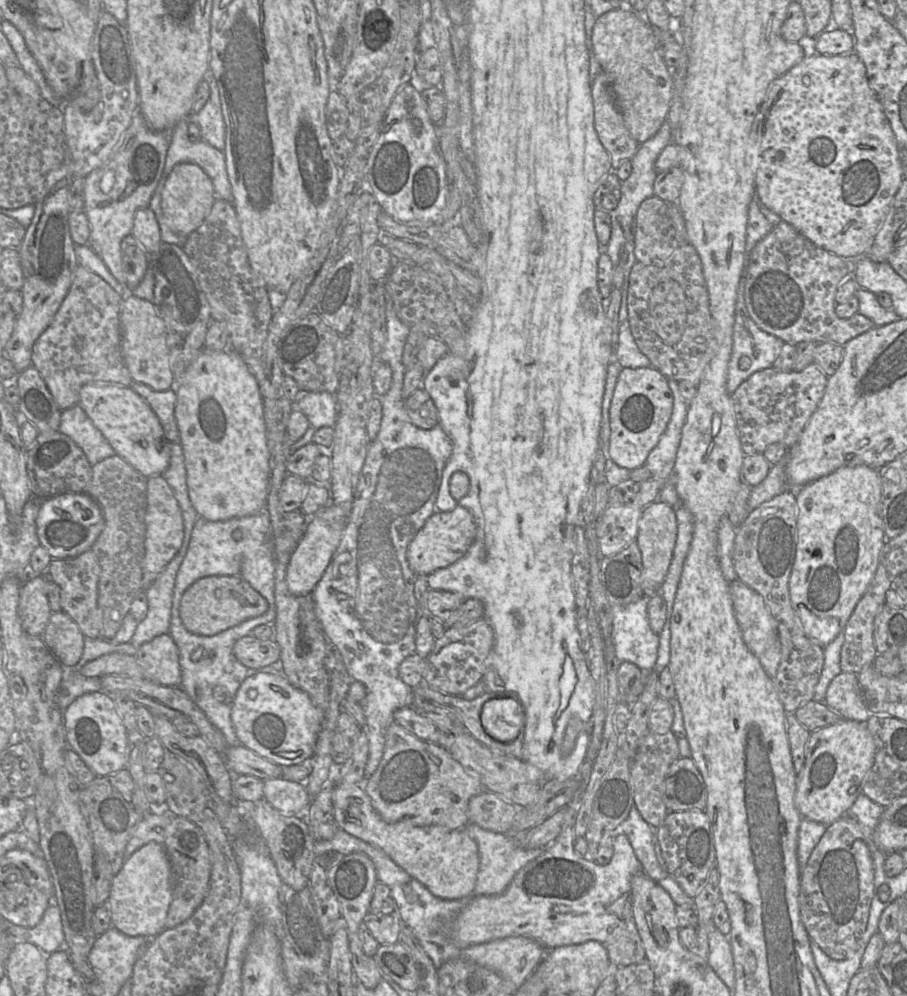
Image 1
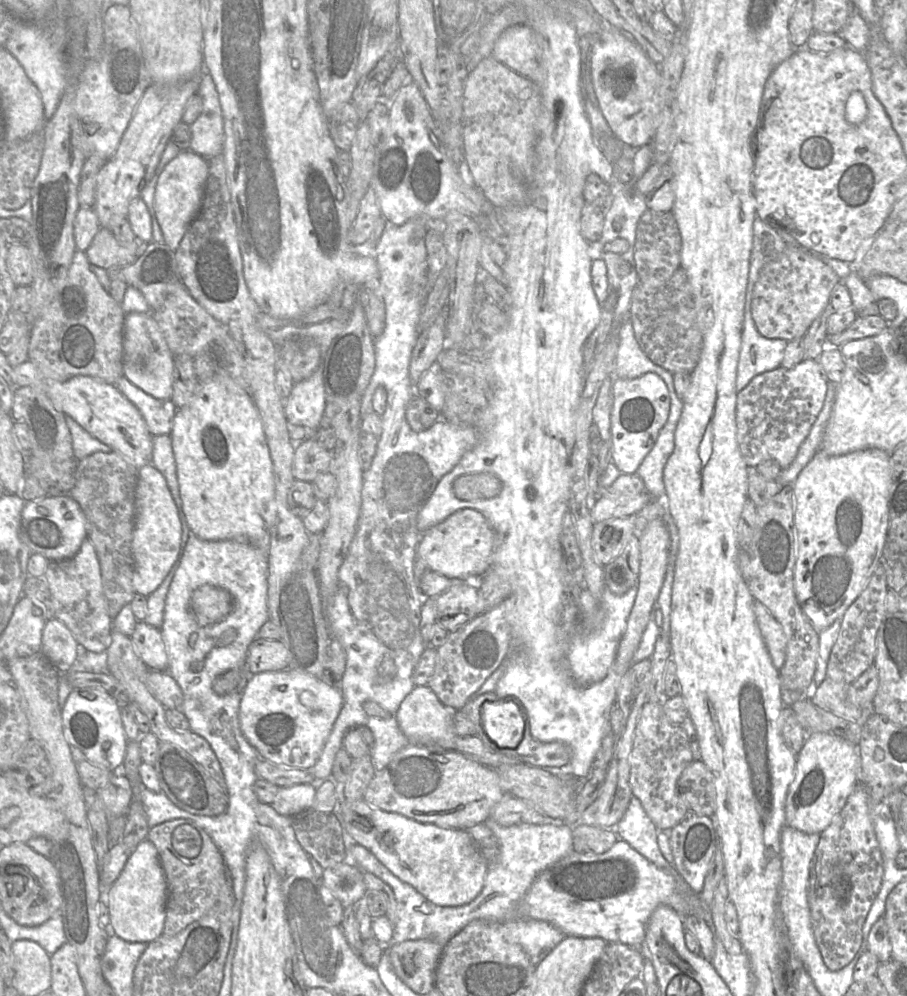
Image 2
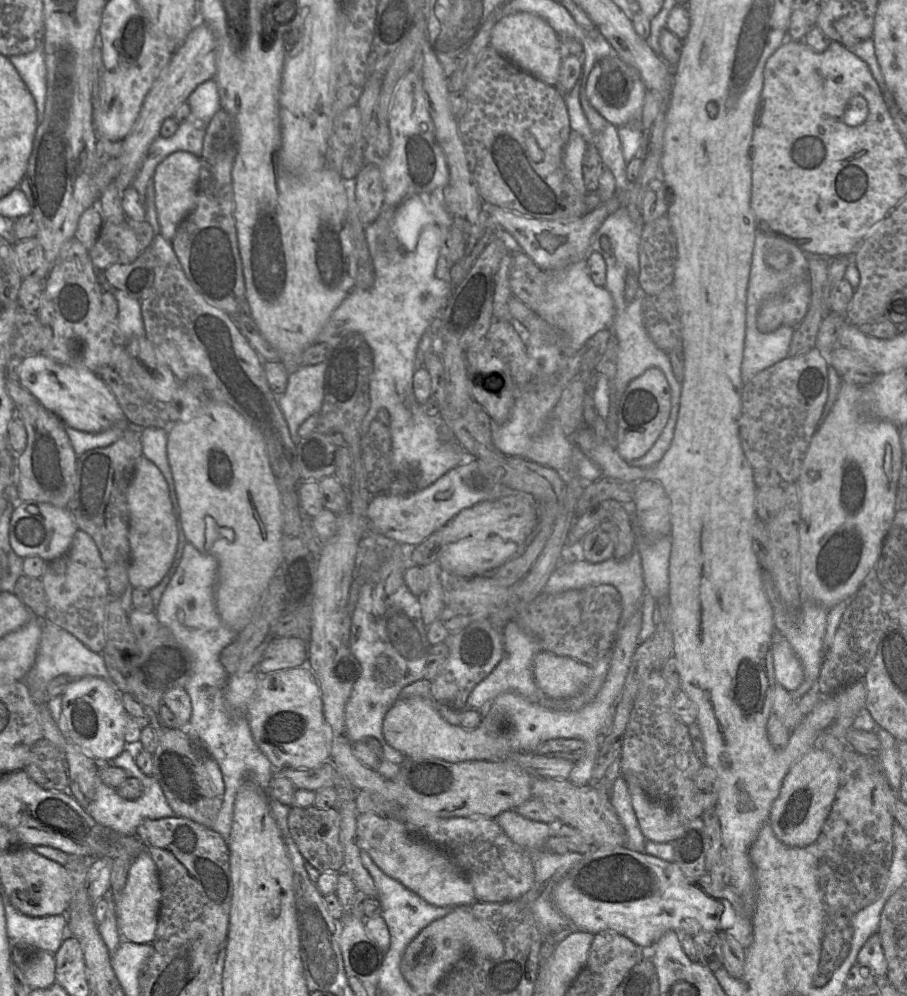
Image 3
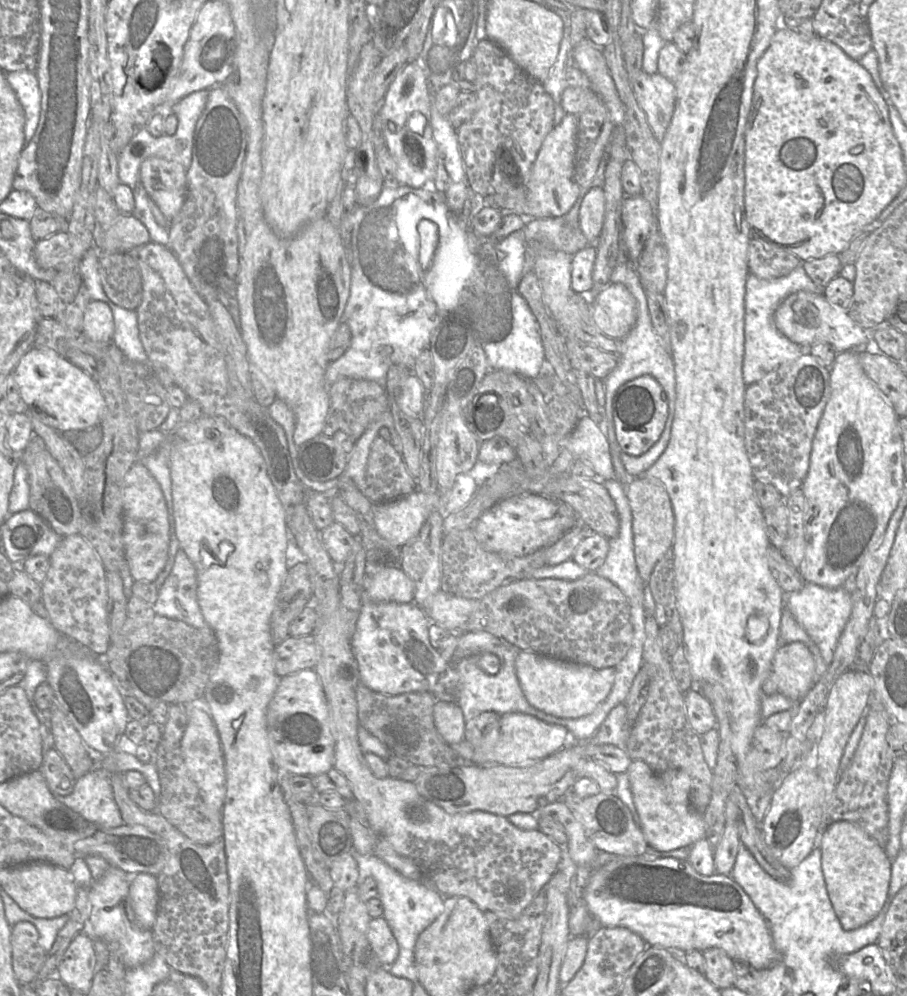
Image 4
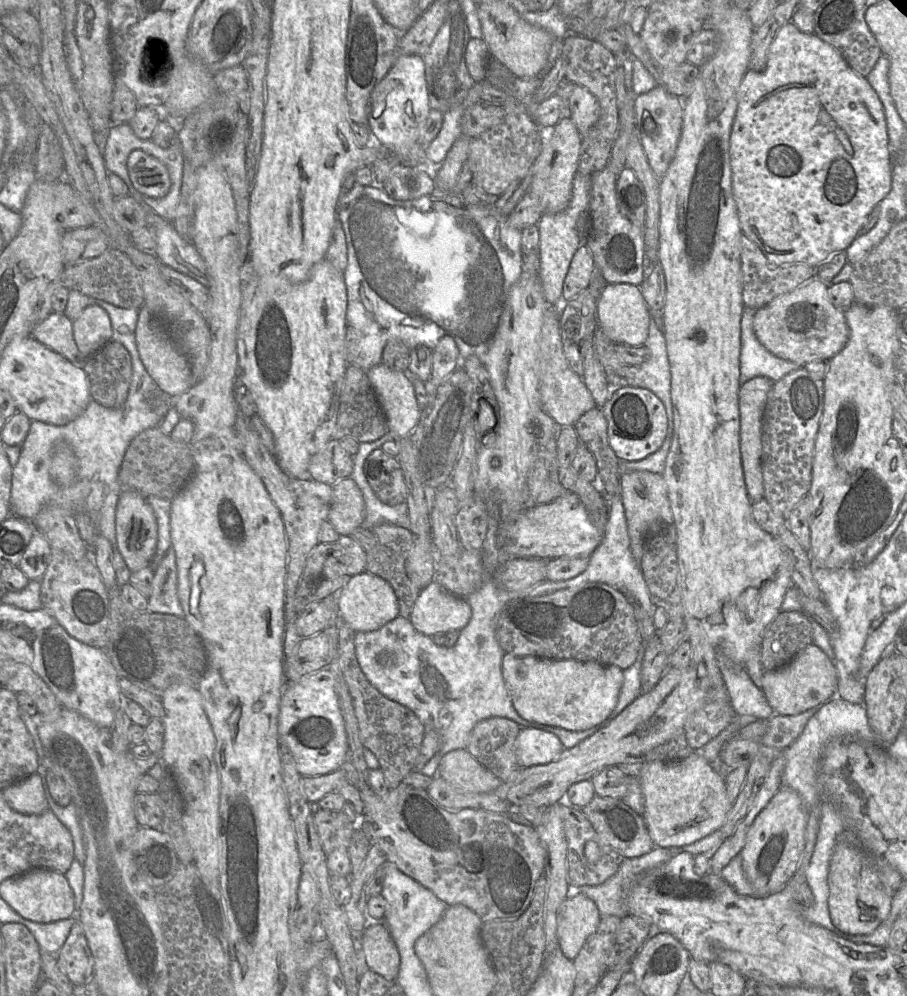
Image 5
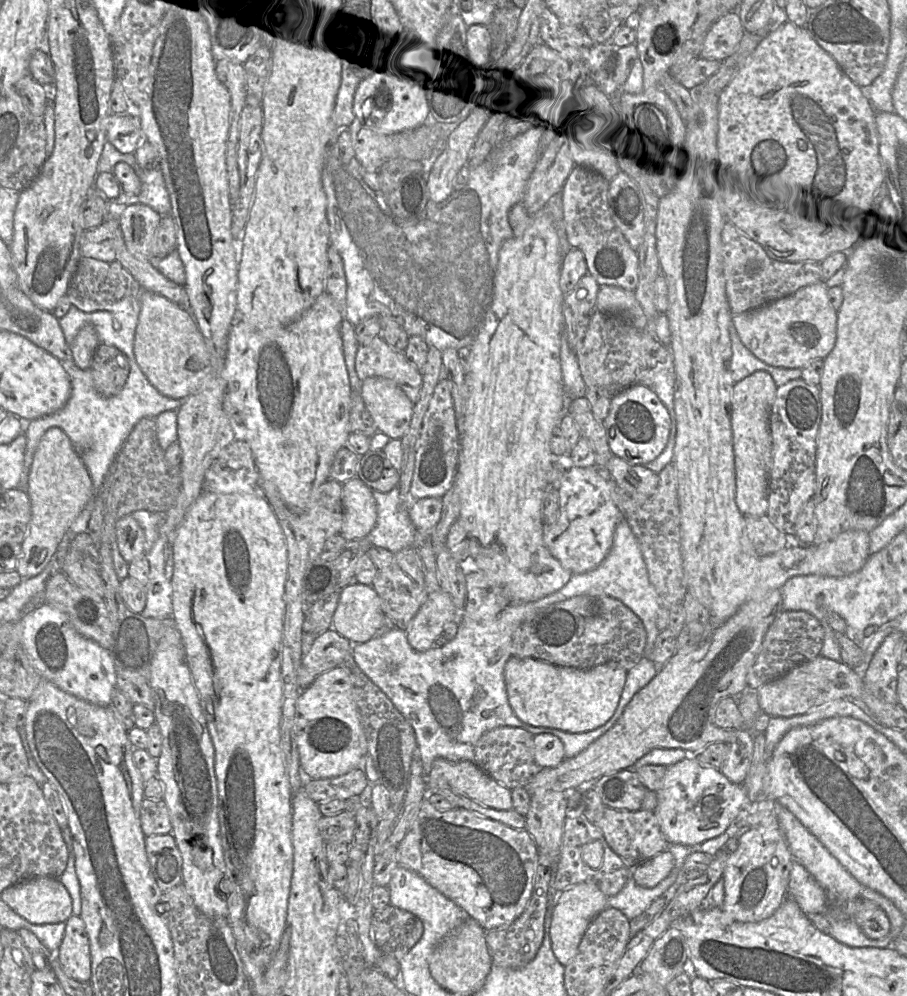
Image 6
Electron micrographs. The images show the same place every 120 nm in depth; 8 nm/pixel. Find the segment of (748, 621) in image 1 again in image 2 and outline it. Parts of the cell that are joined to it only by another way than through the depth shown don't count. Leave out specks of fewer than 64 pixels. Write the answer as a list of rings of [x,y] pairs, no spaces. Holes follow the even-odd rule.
[[[754,600],[753,610],[772,663],[780,671],[786,657],[786,637],[783,629],[760,601]]]

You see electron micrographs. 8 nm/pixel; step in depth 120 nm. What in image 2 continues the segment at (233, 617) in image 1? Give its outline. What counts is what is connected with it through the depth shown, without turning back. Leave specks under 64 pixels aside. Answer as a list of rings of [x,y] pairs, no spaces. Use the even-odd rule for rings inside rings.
[[[202,585],[192,594],[190,600],[191,612],[197,623],[206,627],[221,621],[234,608],[231,594],[213,585]]]

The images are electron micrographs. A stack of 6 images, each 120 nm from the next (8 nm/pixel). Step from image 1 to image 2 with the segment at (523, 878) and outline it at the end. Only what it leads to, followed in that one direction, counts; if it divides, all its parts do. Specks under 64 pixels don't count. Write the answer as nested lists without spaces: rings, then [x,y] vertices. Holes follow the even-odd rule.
[[[618,839],[608,851],[602,854],[582,854],[572,851],[569,855],[557,861],[537,875],[523,899],[519,903],[516,909],[516,916],[519,918],[548,922],[561,930],[565,936],[599,937],[606,942],[618,942],[632,947],[639,947],[644,952],[644,940],[648,922],[652,913],[657,907],[661,905],[669,906],[682,918],[694,915],[703,919],[703,902],[701,901],[700,895],[695,893],[679,874],[673,875],[674,876],[658,868],[635,849],[633,849],[627,842],[621,839]]]

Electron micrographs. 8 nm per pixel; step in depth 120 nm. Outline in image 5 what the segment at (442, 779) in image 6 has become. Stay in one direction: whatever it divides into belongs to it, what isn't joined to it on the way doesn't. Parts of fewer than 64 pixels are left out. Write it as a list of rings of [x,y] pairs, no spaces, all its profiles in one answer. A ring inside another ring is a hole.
[[[456,749],[443,755],[438,775],[454,787],[472,793],[490,792],[502,784],[467,749]]]

